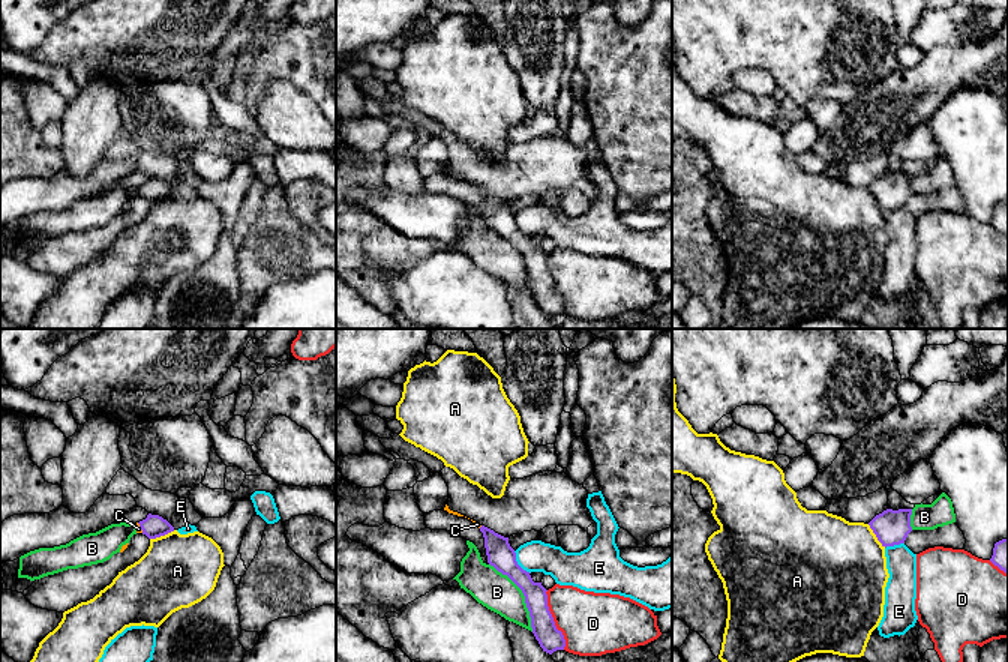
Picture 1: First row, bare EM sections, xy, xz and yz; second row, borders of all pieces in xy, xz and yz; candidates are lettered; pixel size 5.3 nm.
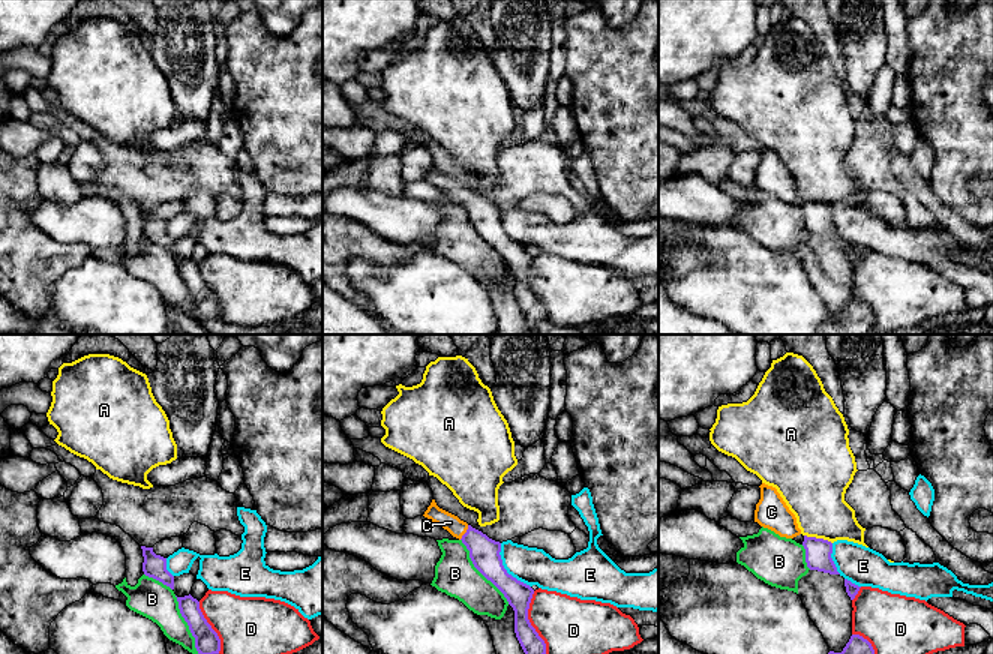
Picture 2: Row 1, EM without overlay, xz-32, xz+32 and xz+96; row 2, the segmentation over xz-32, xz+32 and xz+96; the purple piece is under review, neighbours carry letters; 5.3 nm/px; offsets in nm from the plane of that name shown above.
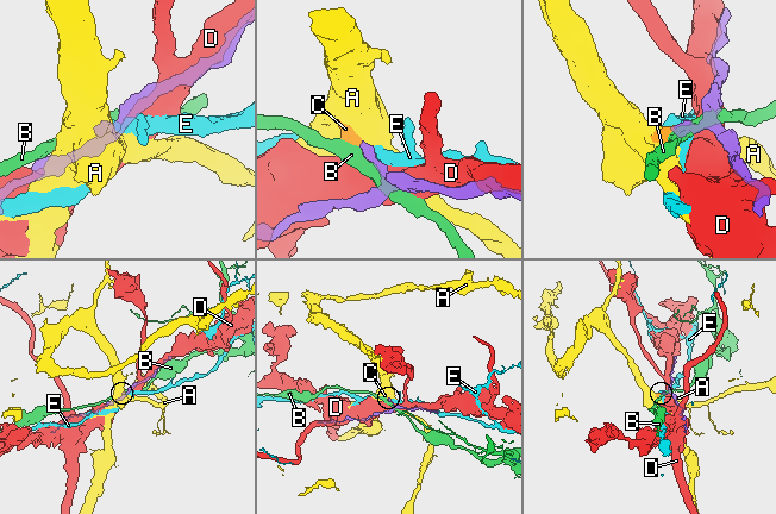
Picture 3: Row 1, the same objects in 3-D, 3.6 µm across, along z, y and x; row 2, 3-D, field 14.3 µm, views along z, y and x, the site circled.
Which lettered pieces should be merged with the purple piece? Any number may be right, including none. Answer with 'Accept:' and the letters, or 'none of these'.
Accept: C

